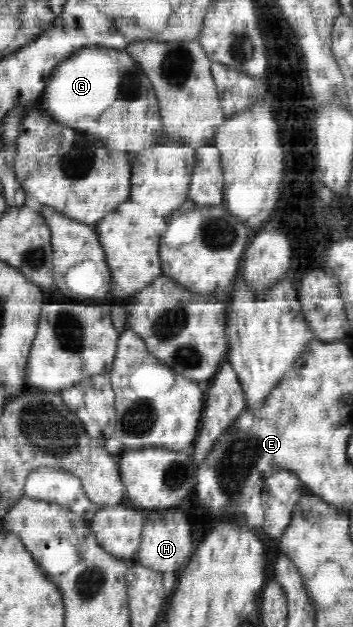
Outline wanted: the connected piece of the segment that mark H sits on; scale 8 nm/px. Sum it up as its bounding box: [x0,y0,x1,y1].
[137,509,194,574]

